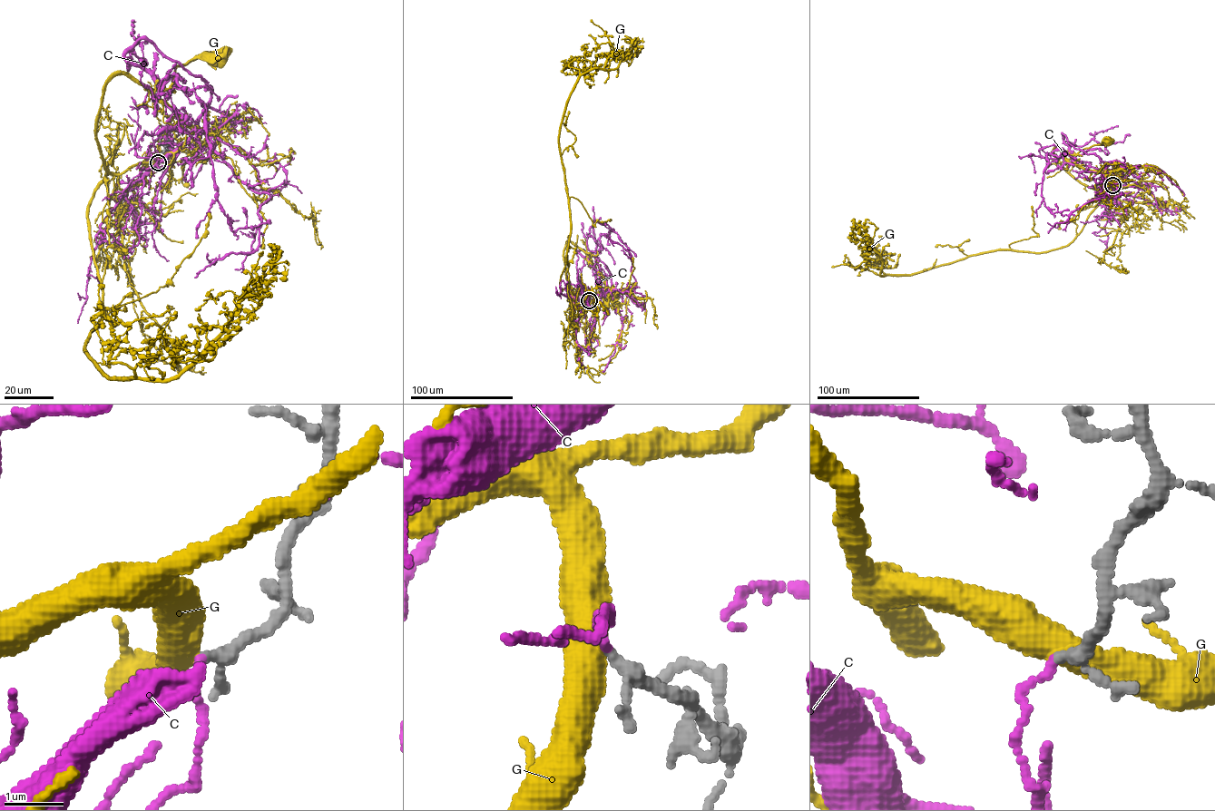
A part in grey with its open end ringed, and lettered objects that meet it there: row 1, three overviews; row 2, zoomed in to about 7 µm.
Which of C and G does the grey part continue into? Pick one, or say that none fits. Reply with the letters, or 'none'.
G

